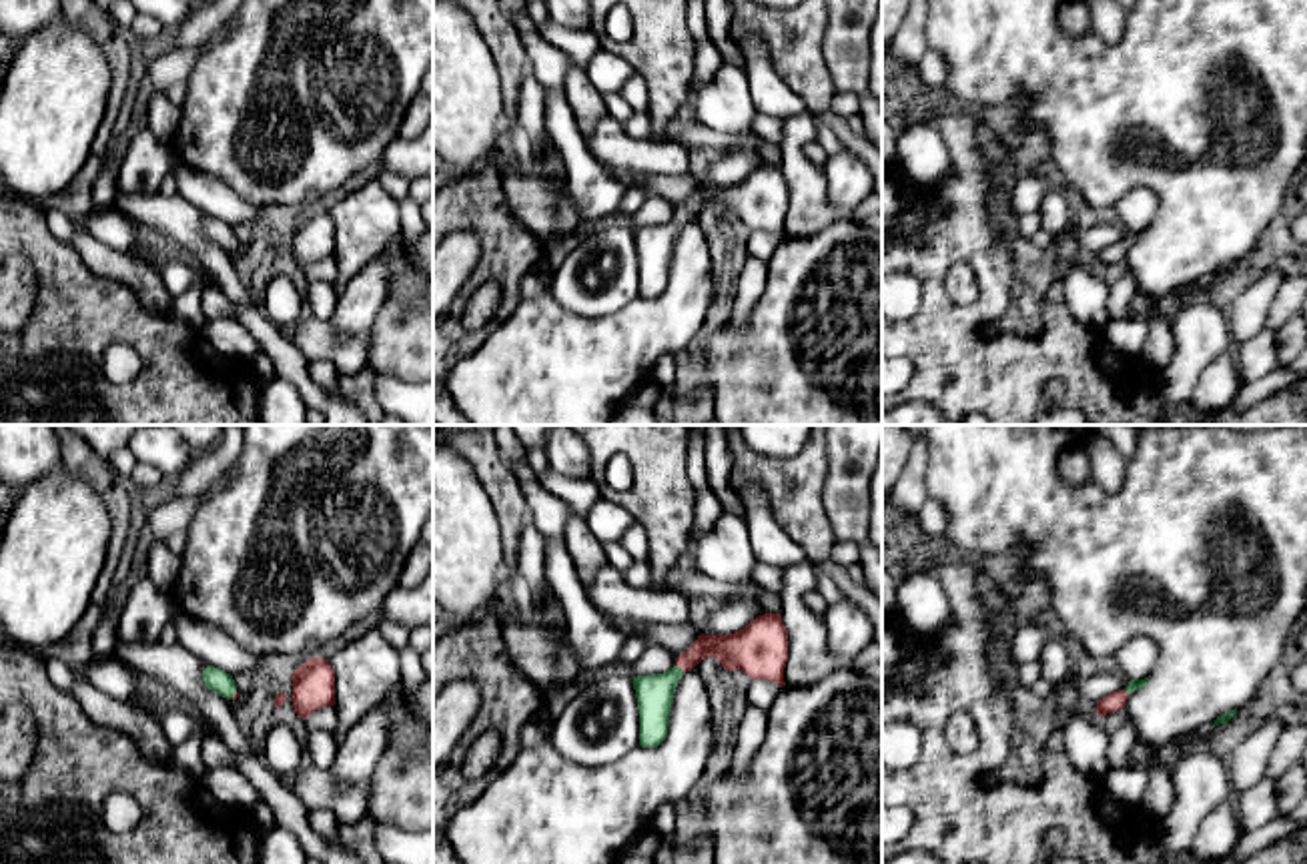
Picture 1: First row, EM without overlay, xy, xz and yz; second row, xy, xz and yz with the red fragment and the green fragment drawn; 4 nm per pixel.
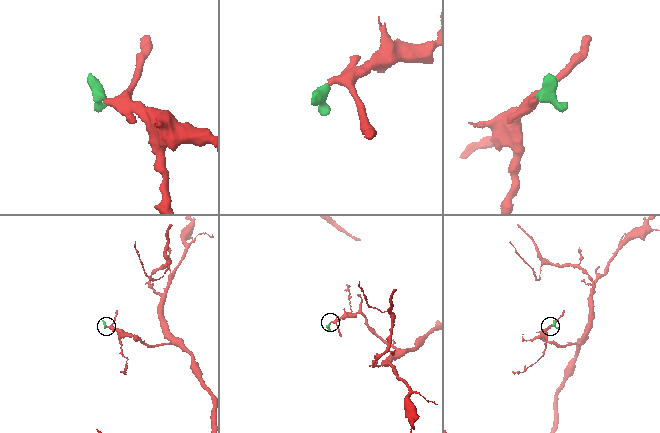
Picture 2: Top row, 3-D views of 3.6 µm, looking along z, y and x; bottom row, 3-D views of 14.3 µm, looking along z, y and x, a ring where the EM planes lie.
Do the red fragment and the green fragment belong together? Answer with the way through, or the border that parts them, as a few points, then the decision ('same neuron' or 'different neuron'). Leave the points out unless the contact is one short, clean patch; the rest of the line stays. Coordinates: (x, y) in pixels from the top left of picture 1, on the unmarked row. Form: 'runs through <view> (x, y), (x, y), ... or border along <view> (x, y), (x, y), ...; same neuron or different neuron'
runs through xz (740, 201), (698, 201), (680, 217), (654, 243); same neuron

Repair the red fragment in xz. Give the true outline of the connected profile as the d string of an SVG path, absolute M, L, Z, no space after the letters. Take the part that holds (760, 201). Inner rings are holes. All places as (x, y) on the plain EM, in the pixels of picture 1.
M758 166L744 180L728 186L702 184L688 202L676 208L672 221L633 229L641 299L658 299L666 291L676 237L686 223L706 208L718 210L728 223L740 221L752 231L770 231L784 239L788 180L782 166Z

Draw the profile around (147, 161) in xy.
M144 124L130 134L130 146L118 166L118 190L132 194L160 192L160 184L172 170L170 150Z

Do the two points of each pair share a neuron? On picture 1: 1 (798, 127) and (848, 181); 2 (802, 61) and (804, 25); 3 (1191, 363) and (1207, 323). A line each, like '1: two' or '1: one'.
1: two
2: one
3: one

